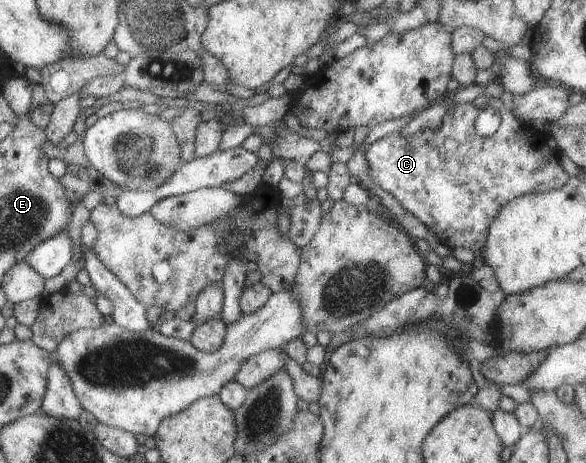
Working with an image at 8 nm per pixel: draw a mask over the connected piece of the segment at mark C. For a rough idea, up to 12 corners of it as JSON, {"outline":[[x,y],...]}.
{"outline":[[458,104],[364,152],[451,249],[483,251],[520,195],[569,178],[546,129]]}

